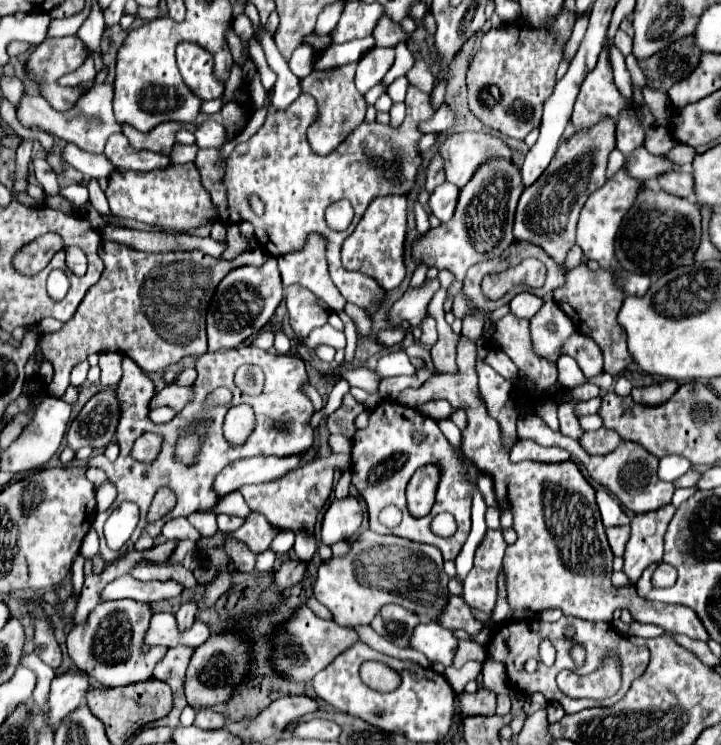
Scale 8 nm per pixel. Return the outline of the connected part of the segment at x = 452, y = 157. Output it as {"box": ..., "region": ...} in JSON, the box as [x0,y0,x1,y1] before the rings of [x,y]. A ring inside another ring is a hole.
{"box":[438,132,512,186],"region":[[[480,132],[448,134],[438,146],[438,154],[444,160],[446,182],[456,186],[464,186],[484,158],[512,158],[512,150],[500,138]]]}

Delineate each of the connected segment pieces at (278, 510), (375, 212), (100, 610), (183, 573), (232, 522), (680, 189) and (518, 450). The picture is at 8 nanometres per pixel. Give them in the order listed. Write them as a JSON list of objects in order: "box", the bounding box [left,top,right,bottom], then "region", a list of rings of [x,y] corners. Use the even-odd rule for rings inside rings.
[{"box":[240,454,350,530],"region":[[[330,454],[330,456],[316,456],[312,462],[308,462],[302,468],[290,470],[286,476],[264,482],[264,484],[252,484],[252,486],[242,486],[240,492],[250,506],[250,510],[260,512],[272,522],[274,526],[282,530],[300,530],[304,526],[306,530],[314,530],[316,516],[320,508],[326,504],[332,486],[334,486],[334,470],[348,470],[350,468],[350,456],[348,454]]]},{"box":[342,196,406,286],"region":[[[378,196],[370,202],[366,214],[362,216],[358,228],[344,240],[342,246],[342,264],[349,271],[362,272],[380,282],[380,286],[398,286],[404,276],[404,238],[406,238],[406,196]]]},{"box":[68,600,166,686],"region":[[[114,600],[114,602],[100,602],[86,618],[84,624],[74,626],[72,632],[68,634],[68,654],[74,660],[78,670],[84,670],[92,680],[98,680],[106,686],[128,686],[136,682],[144,682],[152,678],[154,666],[164,658],[166,652],[150,650],[148,654],[140,654],[142,638],[148,630],[152,616],[152,608],[148,602],[136,602],[136,600]]]},{"box":[132,564,198,589],"region":[[[166,564],[164,566],[140,566],[132,570],[132,576],[136,580],[176,580],[181,583],[185,589],[195,588],[198,585],[192,571],[180,566],[180,564]]]},{"box":[218,514,244,532],"region":[[[218,514],[218,528],[222,532],[232,532],[244,524],[244,518],[238,516],[228,516],[228,514]]]},{"box":[656,170,694,198],"region":[[[670,170],[670,172],[664,172],[656,178],[658,186],[668,192],[668,194],[674,194],[674,196],[680,196],[680,198],[692,198],[694,194],[694,184],[692,184],[692,174],[688,170]]]},{"box":[510,440,570,462],"region":[[[520,440],[512,452],[510,452],[510,460],[512,462],[522,462],[522,460],[536,460],[536,462],[564,462],[568,460],[570,454],[568,450],[560,450],[560,448],[544,448],[540,444],[536,444],[534,440]]]}]

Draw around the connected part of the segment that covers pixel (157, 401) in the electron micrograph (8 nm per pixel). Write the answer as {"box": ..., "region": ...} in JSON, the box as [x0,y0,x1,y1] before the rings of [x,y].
{"box":[150,383,194,412],"region":[[[171,383],[156,393],[151,400],[150,409],[156,408],[156,406],[172,406],[174,410],[180,412],[192,398],[194,398],[194,392],[190,387],[181,387],[176,383]]]}

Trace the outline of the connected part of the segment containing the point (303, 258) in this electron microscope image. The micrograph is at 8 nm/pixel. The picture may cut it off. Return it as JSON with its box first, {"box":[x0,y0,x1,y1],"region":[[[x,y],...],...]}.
{"box":[278,234,346,312],"region":[[[310,234],[304,248],[278,256],[278,266],[284,286],[300,284],[312,290],[334,312],[340,312],[346,301],[334,291],[331,278],[327,278],[328,264],[325,256],[326,241],[320,234]]]}

